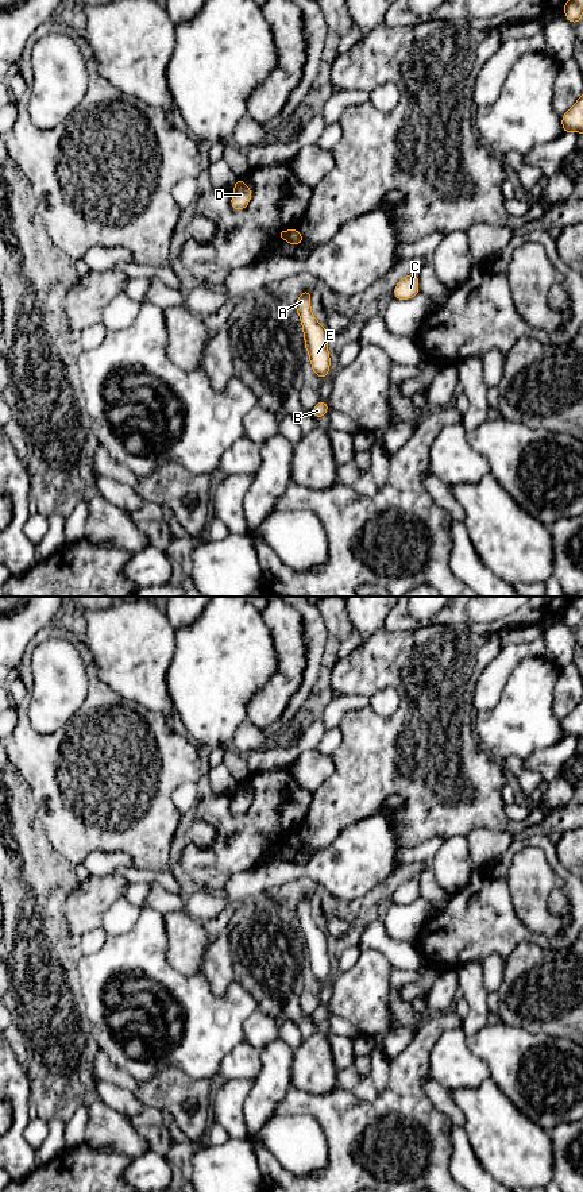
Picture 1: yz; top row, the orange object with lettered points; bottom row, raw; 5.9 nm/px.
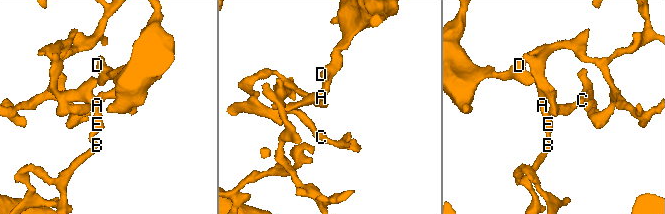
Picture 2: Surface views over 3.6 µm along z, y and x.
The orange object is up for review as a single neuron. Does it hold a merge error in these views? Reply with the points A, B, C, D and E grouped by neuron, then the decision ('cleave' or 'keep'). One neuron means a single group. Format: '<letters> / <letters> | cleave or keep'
A B C E / D | cleave

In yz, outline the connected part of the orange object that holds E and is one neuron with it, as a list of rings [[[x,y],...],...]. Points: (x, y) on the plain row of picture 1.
[[[304,895],[296,906],[301,930],[304,934],[305,954],[309,957],[309,964],[314,979],[323,984],[329,977],[331,963],[328,958],[328,938],[312,918],[310,914],[312,895]]]

